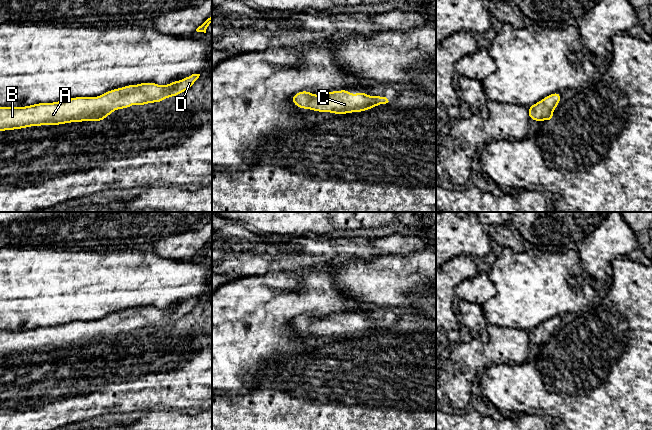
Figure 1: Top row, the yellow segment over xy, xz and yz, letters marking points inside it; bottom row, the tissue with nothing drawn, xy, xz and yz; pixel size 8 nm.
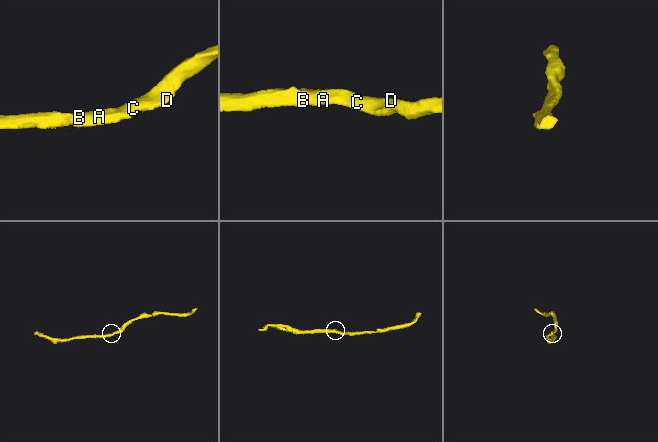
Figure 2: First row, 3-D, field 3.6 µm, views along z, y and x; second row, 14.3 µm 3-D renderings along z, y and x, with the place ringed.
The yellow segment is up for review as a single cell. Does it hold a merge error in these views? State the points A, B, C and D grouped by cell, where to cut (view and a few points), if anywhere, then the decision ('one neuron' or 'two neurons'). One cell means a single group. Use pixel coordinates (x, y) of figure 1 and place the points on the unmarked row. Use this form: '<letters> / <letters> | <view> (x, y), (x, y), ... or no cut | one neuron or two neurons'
A B C D | no cut | one neuron

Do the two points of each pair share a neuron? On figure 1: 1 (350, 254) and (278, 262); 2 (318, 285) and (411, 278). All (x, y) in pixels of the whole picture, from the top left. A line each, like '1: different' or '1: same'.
1: same
2: different

